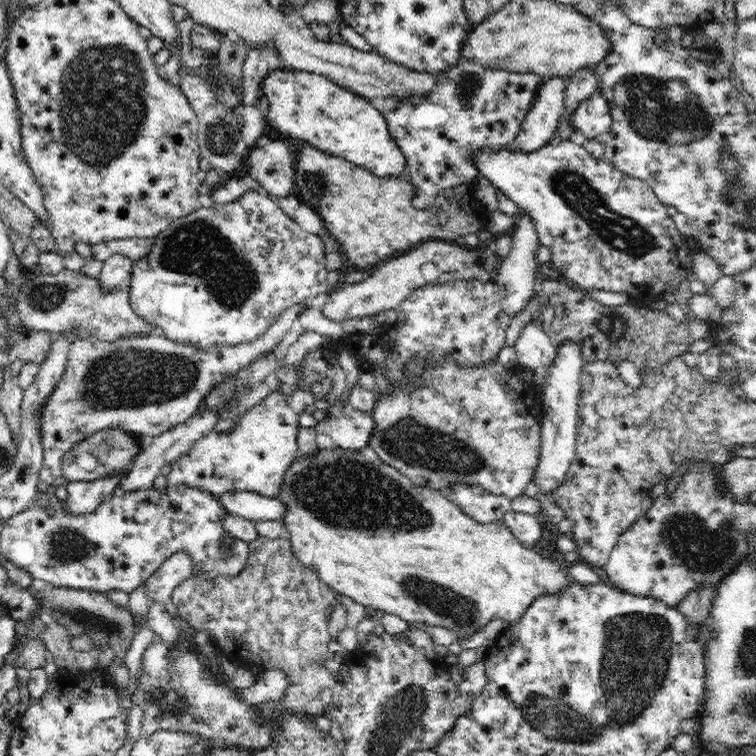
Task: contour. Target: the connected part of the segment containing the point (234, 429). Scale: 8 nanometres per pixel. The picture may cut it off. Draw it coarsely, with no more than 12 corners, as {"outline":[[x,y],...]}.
{"outline":[[268,395],[172,462],[168,485],[278,499],[300,413]]}

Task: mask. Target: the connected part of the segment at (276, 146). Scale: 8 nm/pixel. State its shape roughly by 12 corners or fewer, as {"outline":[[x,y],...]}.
{"outline":[[271,141],[246,159],[271,197],[295,193],[295,152]]}

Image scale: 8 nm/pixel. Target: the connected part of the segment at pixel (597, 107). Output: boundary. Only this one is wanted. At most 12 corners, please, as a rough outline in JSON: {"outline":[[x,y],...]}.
{"outline":[[598,90],[582,103],[575,124],[587,138],[611,131],[614,118]]}

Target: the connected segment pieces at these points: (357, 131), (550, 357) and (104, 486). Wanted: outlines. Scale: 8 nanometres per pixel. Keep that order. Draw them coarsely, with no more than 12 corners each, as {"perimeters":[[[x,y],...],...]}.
{"perimeters":[[[319,74],[266,80],[270,126],[409,180],[385,113]],[[531,320],[513,350],[515,362],[550,374],[559,354],[552,339]],[[128,466],[88,482],[69,482],[66,501],[93,511],[119,490]]]}

